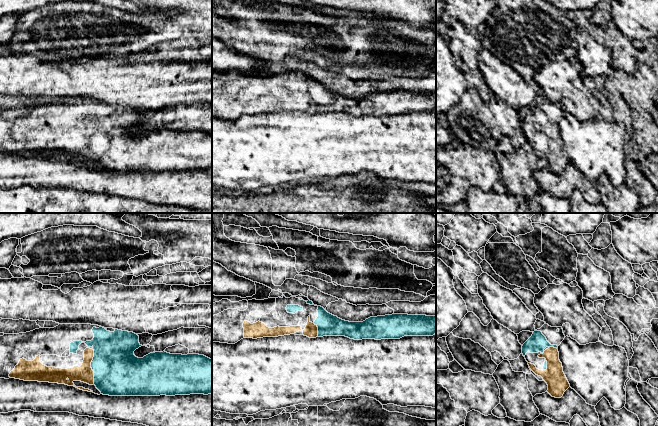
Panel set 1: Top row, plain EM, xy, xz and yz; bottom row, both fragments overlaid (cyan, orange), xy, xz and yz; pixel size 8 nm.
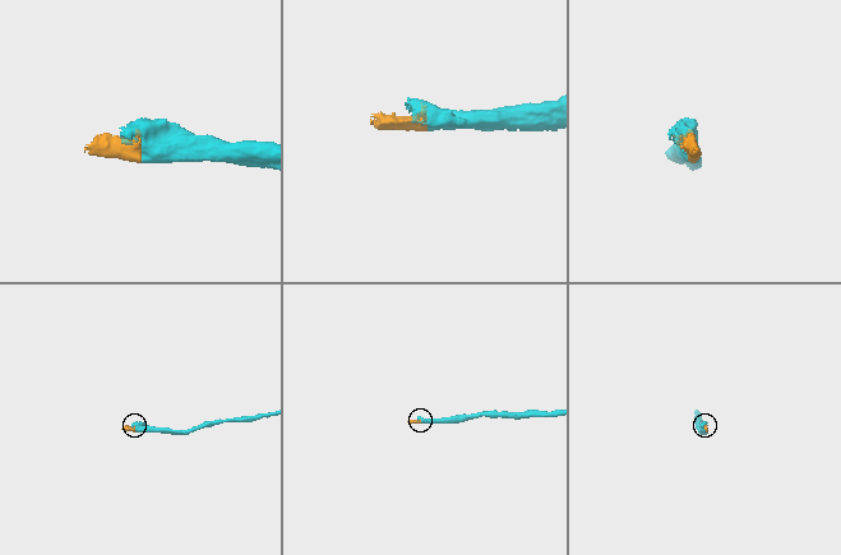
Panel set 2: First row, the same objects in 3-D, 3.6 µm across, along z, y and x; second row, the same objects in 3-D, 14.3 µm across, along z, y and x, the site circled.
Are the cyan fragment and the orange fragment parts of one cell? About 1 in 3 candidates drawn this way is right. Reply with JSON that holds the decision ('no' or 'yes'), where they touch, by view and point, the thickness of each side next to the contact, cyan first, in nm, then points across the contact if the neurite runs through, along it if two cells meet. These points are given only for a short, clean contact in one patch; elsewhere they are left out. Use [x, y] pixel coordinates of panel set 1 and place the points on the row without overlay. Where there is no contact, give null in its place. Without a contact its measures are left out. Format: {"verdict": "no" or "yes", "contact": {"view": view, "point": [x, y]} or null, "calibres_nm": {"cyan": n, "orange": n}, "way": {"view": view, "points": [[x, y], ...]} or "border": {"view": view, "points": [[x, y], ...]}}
{"verdict": "yes", "contact": {"view": "xy", "point": [91, 142]}, "calibres_nm": {"cyan": 380, "orange": 140}}

